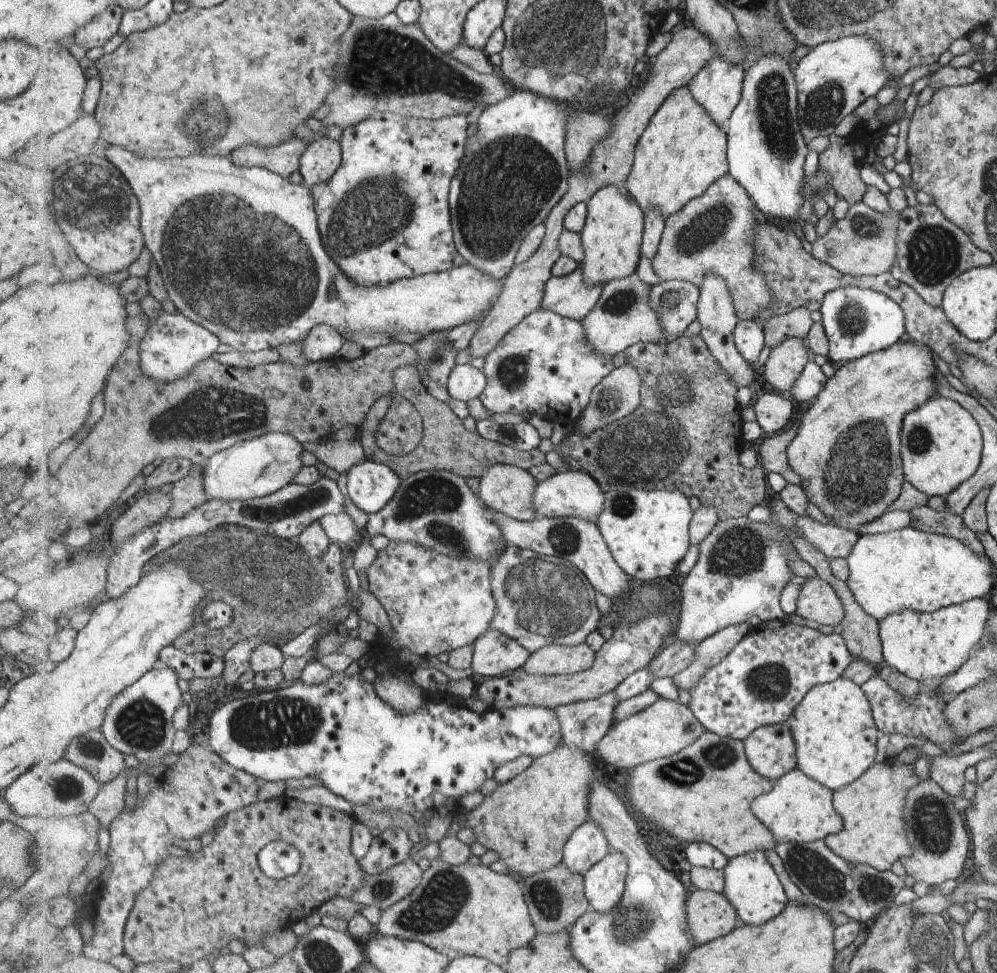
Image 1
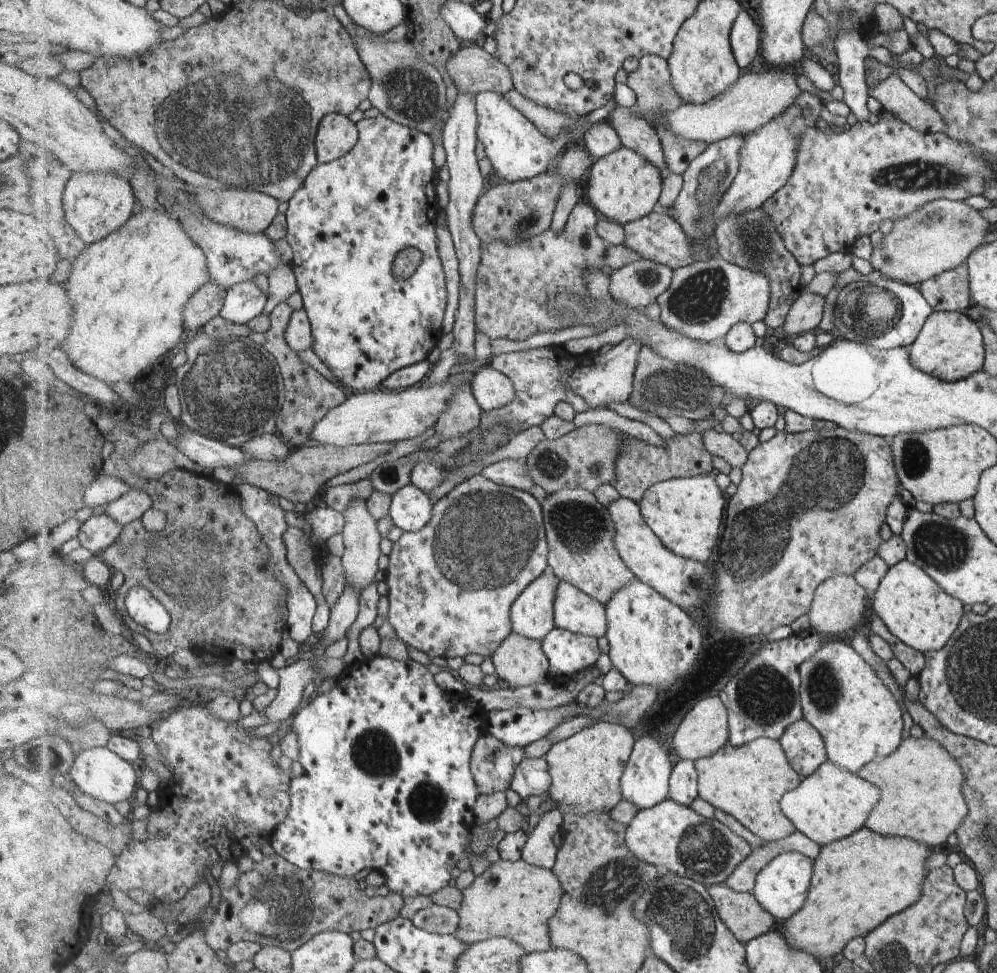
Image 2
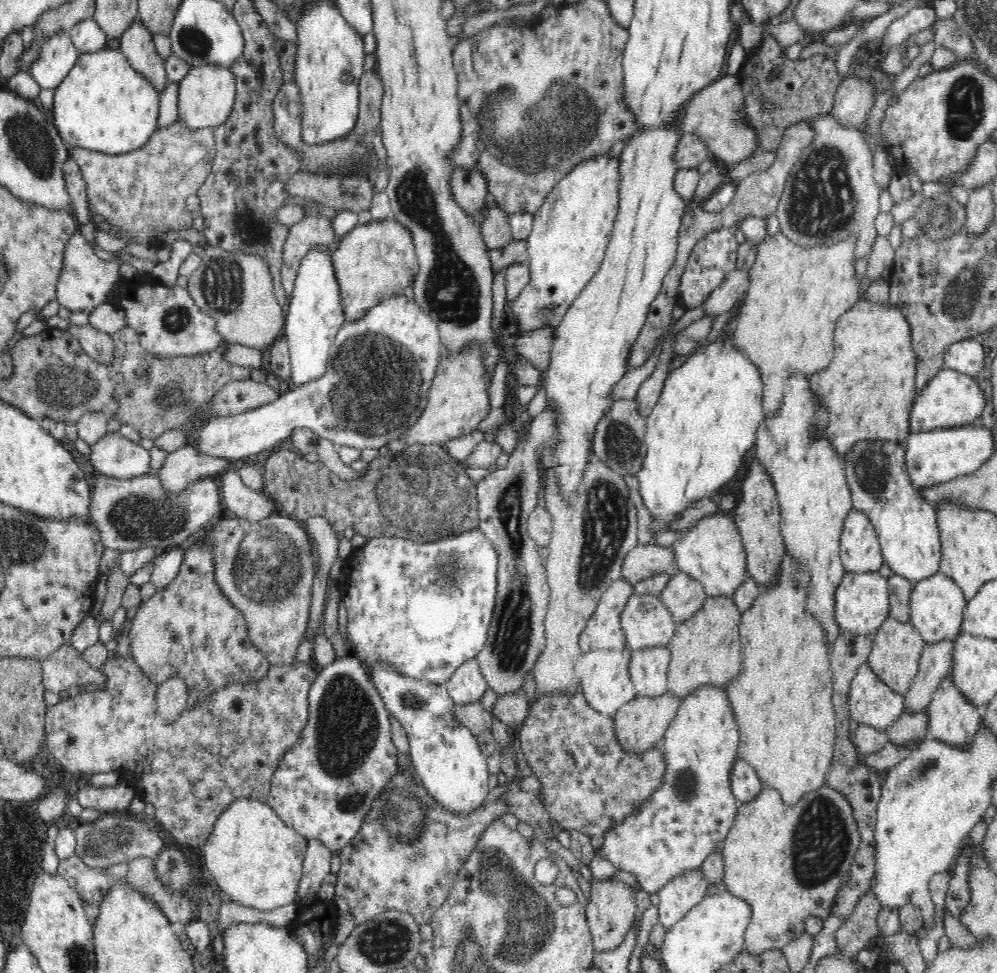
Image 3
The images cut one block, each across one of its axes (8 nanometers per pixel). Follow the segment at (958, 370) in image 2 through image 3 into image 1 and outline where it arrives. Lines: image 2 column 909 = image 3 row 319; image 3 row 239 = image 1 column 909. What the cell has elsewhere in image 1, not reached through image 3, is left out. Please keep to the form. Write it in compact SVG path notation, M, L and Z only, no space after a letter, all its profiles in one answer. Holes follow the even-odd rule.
M913 340L897 341L889 348L839 365L825 390L802 416L798 435L788 448L789 462L803 476L802 487L810 502L839 527L856 531L857 526L881 518L887 506L899 496L903 482L899 426L908 412L919 408L937 392L934 377L937 368L930 351L925 344Z

